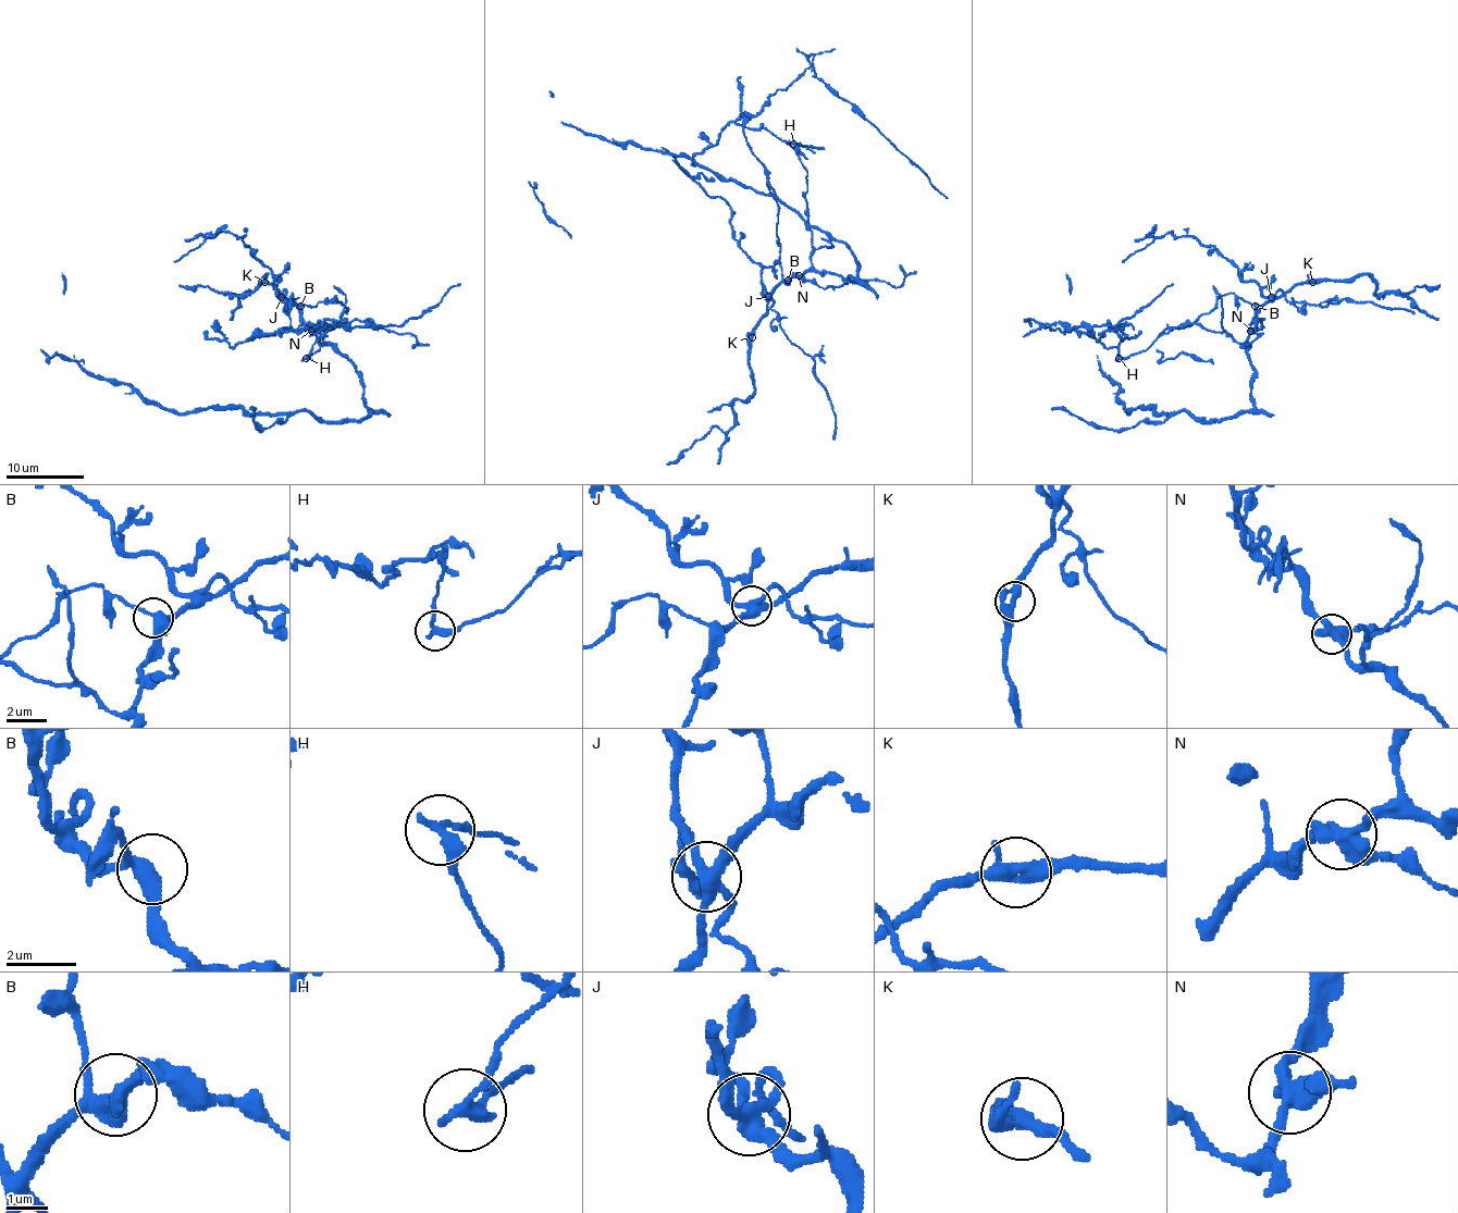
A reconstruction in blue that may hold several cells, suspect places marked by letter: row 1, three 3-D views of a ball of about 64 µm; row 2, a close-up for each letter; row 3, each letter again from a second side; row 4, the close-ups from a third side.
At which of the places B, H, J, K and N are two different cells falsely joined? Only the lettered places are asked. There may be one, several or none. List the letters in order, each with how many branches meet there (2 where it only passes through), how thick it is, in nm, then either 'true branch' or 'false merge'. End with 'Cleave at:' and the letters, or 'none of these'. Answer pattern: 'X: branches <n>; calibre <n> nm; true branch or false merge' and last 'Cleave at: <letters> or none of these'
B: branches 3; calibre 380 nm; true branch
H: branches 2; calibre 320 nm; false merge
J: branches 4; calibre 360 nm; false merge
K: branches 2; calibre 440 nm; true branch
N: branches 3; calibre 440 nm; false merge
Cleave at: H, J, N

